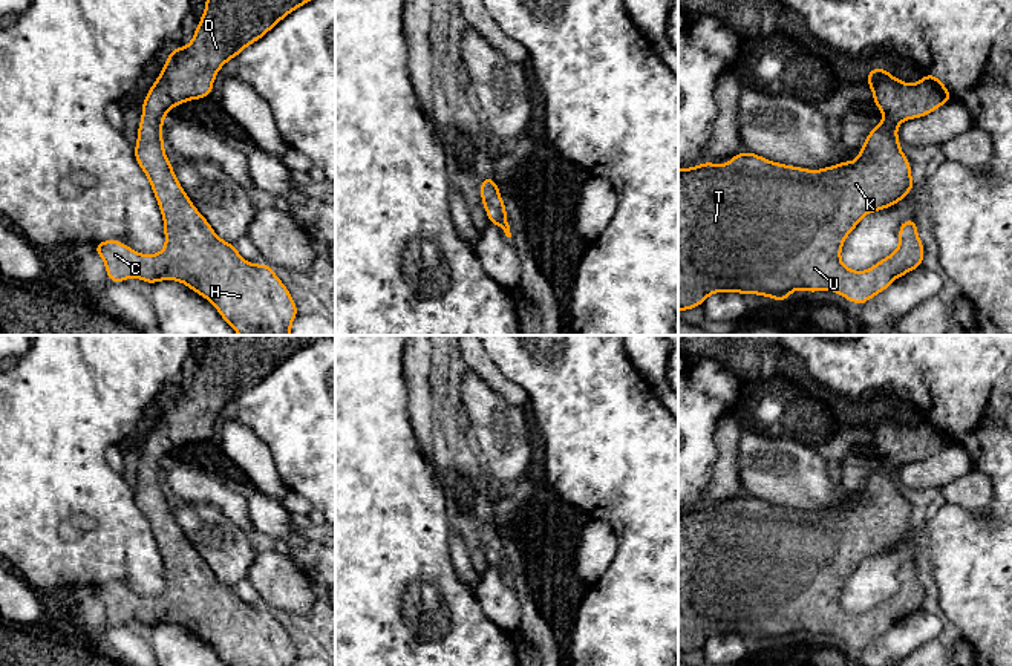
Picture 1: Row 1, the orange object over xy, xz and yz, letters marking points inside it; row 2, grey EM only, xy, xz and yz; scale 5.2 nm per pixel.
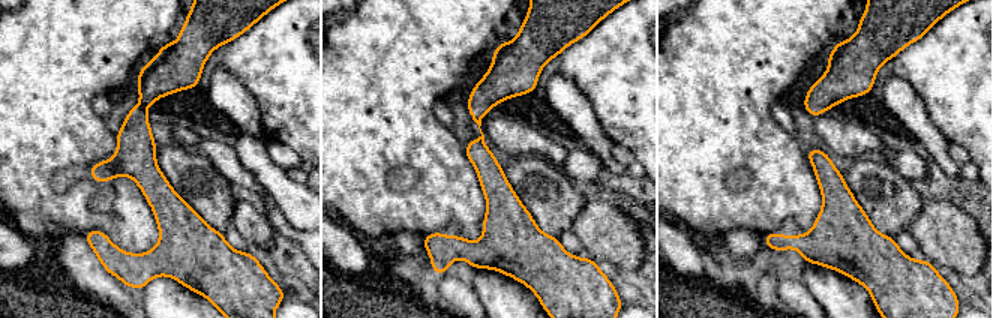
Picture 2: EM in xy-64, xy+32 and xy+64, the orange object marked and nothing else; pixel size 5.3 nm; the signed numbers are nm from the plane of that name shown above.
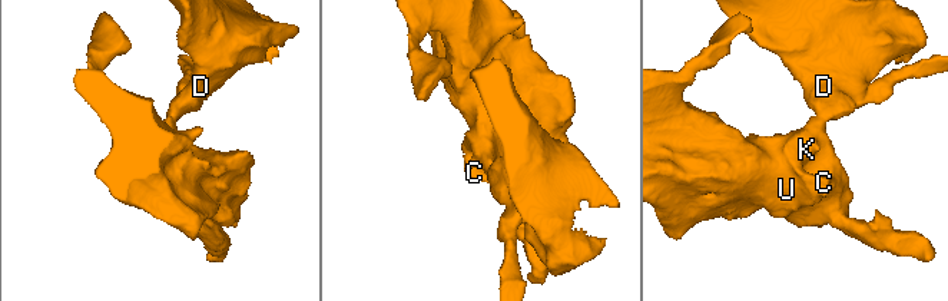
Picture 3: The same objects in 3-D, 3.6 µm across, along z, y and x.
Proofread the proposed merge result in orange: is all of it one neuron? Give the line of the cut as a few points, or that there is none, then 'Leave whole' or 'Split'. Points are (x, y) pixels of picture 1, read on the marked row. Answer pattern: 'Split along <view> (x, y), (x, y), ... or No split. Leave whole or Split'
No split. Leave whole

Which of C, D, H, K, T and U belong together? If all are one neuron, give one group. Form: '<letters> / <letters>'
C D H K T U

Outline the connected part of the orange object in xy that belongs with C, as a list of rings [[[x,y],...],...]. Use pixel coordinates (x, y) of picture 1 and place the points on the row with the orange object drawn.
[[[207,0],[191,43],[185,47],[175,46],[168,54],[161,75],[142,101],[138,142],[133,145],[135,159],[149,178],[162,213],[165,246],[158,254],[139,254],[115,239],[93,245],[93,251],[106,263],[106,274],[112,283],[126,282],[129,277],[138,277],[147,285],[176,280],[207,299],[239,335],[291,335],[291,325],[299,315],[292,295],[274,274],[273,266],[243,260],[234,243],[217,237],[176,179],[164,152],[162,126],[165,113],[175,106],[210,96],[214,78],[228,60],[236,58],[308,2],[312,0]]]

